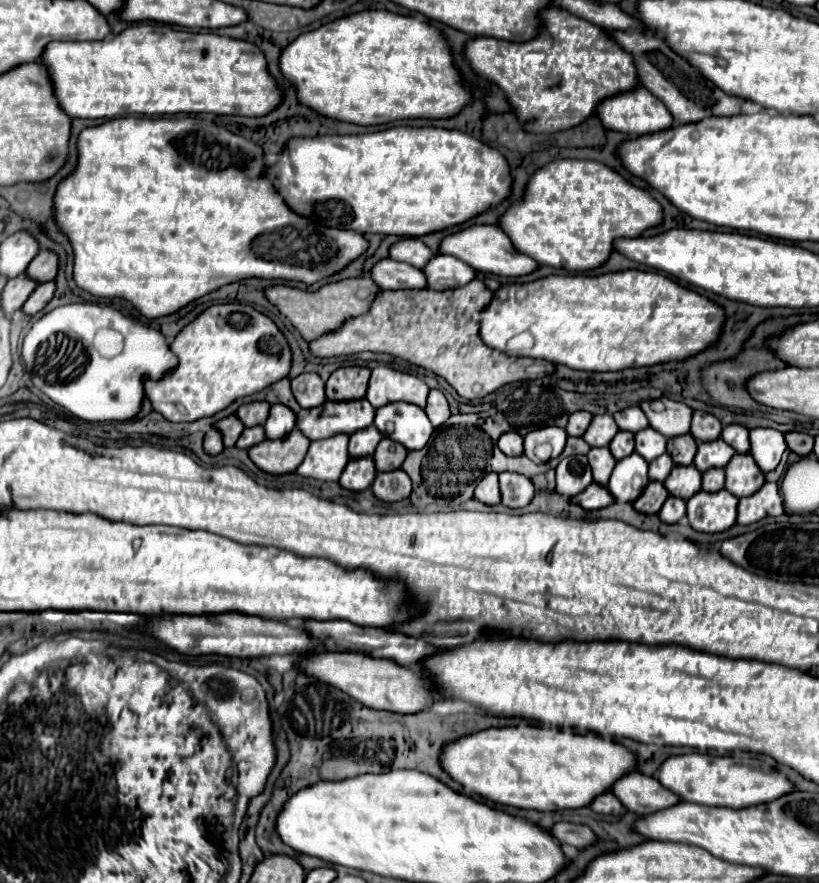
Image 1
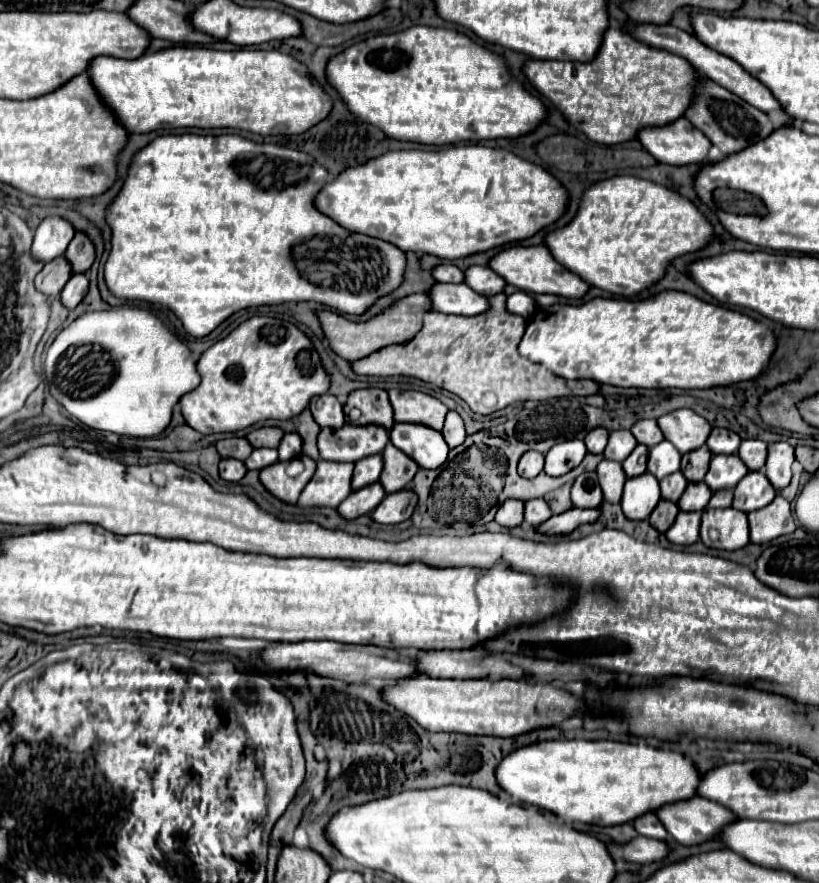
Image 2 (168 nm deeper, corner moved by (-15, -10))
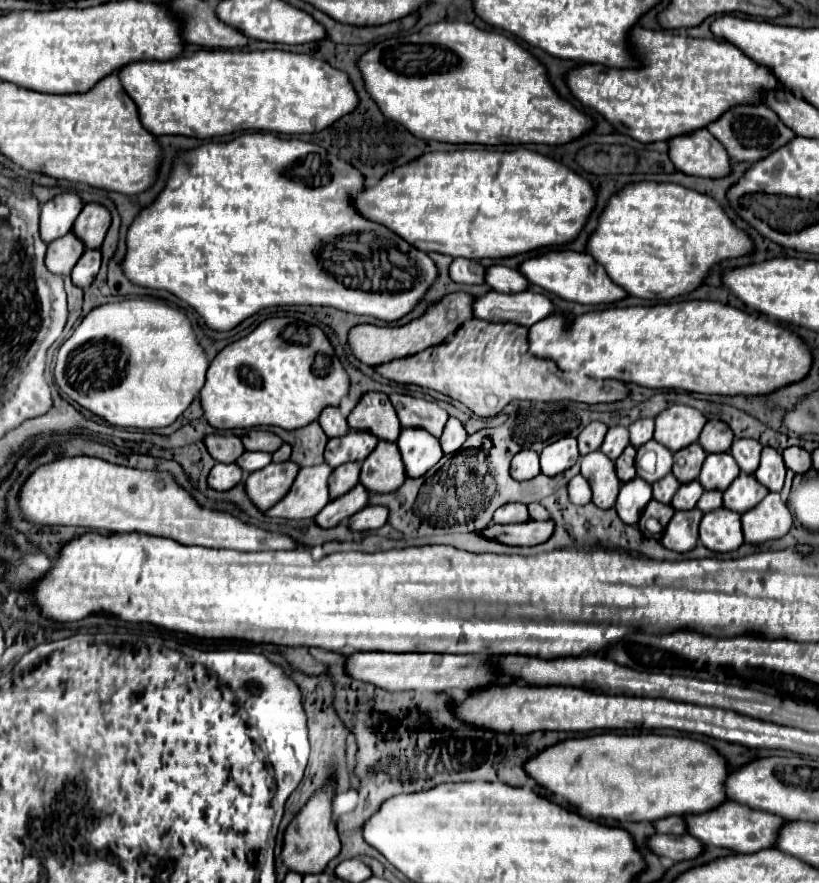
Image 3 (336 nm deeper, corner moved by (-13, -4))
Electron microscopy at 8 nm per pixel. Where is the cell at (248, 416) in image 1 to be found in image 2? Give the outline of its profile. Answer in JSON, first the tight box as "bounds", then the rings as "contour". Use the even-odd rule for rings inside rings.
{"bounds":[247,427,283,449],"contour":[[[261,427],[261,429],[253,429],[247,435],[247,441],[255,449],[259,449],[259,447],[273,447],[273,449],[277,449],[279,443],[281,443],[281,437],[283,437],[281,429],[277,429],[277,427]]]}

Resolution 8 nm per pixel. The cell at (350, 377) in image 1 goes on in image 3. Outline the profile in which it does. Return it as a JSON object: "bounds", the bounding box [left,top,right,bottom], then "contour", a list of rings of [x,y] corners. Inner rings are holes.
{"bounds":[347,391,401,441],"contour":[[[377,391],[365,393],[355,405],[355,409],[349,413],[347,421],[351,429],[371,431],[385,441],[397,441],[401,431],[401,423],[389,397]]]}

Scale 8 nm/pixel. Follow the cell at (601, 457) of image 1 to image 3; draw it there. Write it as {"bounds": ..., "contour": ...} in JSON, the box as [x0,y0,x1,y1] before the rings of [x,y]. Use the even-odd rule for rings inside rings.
{"bounds":[581,451,621,509],"contour":[[[593,451],[581,457],[581,475],[591,485],[595,505],[599,505],[601,509],[615,505],[621,481],[617,479],[615,463],[603,451]]]}

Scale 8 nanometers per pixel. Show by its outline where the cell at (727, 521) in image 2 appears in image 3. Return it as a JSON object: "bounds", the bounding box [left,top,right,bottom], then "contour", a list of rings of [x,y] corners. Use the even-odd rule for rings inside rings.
{"bounds":[699,507,743,553],"contour":[[[725,507],[705,513],[699,527],[699,539],[711,551],[727,553],[739,549],[743,543],[741,515]]]}

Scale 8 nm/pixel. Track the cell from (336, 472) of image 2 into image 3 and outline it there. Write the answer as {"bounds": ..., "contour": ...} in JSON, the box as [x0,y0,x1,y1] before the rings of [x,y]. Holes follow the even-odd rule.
{"bounds":[267,463,333,519],"contour":[[[329,463],[303,467],[285,499],[267,511],[269,517],[305,519],[315,517],[329,503],[329,477],[333,467]]]}

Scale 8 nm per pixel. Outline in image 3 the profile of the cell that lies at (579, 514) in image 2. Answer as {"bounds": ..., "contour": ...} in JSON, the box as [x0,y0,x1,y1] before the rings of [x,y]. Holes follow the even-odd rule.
{"bounds":[483,519,555,545],"contour":[[[551,519],[547,521],[525,521],[515,525],[493,525],[489,529],[483,529],[485,537],[497,539],[505,545],[539,545],[545,543],[555,531],[555,523]]]}

